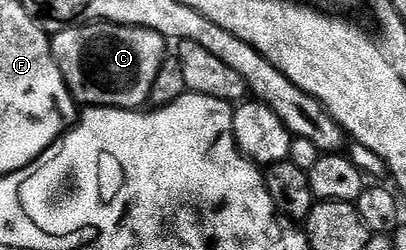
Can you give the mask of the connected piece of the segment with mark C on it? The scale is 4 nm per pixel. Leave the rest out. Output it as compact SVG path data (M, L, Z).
M97 22L67 28L51 37L58 70L77 105L140 110L148 104L150 86L166 55L166 37L149 28Z

